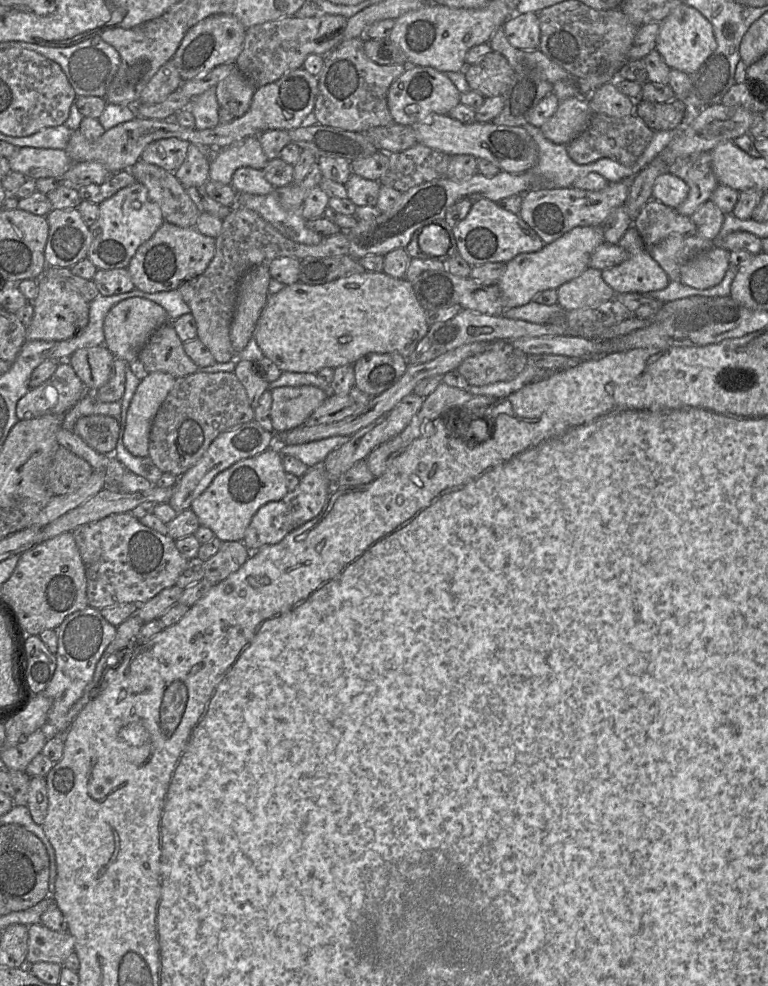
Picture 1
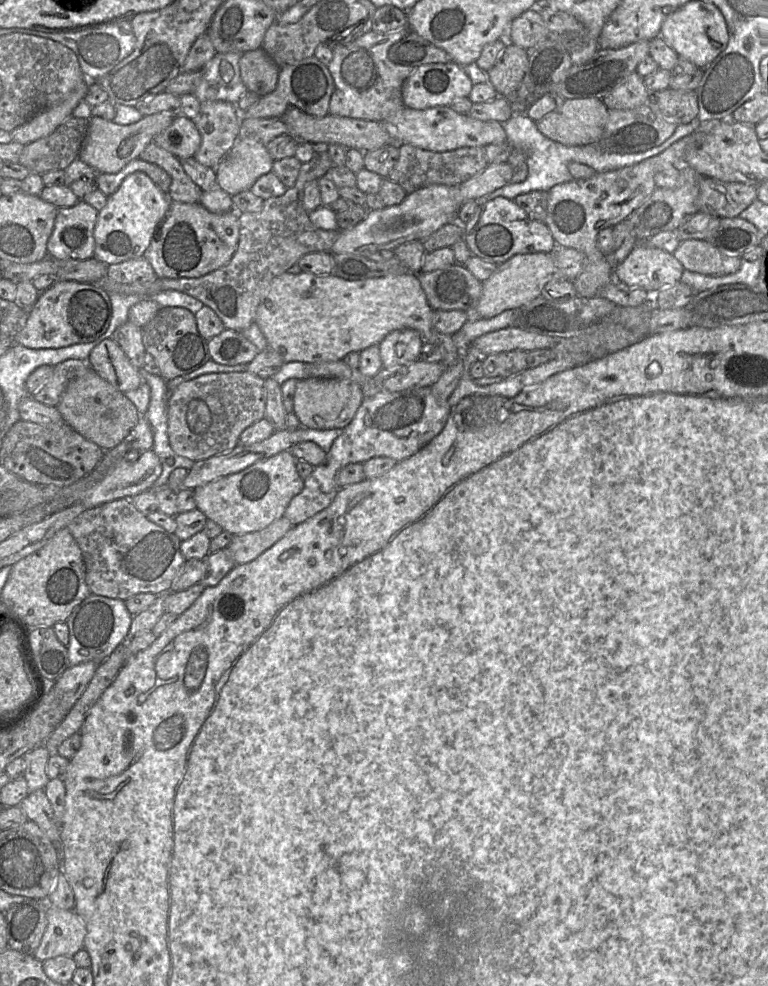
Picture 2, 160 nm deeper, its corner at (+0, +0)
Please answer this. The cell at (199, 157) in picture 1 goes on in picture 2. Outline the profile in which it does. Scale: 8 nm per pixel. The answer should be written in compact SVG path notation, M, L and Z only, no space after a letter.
M204 101L200 102L197 117L191 120L194 120L201 136L200 147L193 157L202 165L215 169L239 139L242 113L230 102Z

